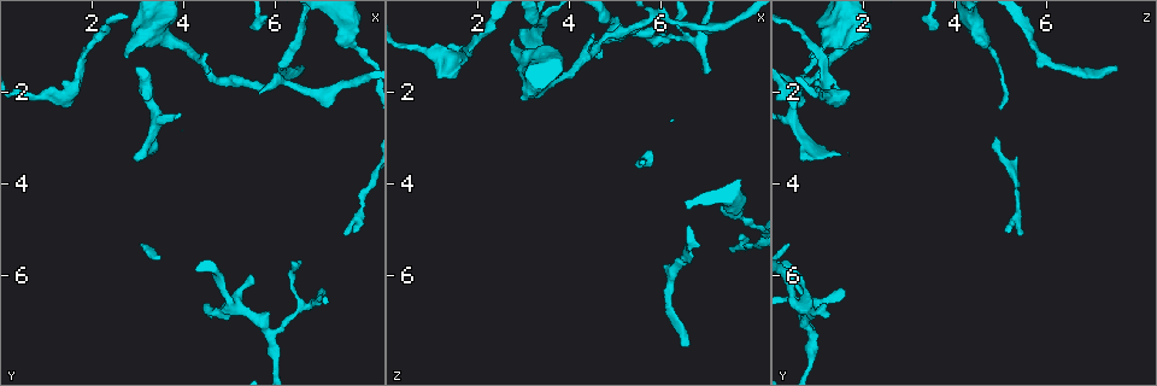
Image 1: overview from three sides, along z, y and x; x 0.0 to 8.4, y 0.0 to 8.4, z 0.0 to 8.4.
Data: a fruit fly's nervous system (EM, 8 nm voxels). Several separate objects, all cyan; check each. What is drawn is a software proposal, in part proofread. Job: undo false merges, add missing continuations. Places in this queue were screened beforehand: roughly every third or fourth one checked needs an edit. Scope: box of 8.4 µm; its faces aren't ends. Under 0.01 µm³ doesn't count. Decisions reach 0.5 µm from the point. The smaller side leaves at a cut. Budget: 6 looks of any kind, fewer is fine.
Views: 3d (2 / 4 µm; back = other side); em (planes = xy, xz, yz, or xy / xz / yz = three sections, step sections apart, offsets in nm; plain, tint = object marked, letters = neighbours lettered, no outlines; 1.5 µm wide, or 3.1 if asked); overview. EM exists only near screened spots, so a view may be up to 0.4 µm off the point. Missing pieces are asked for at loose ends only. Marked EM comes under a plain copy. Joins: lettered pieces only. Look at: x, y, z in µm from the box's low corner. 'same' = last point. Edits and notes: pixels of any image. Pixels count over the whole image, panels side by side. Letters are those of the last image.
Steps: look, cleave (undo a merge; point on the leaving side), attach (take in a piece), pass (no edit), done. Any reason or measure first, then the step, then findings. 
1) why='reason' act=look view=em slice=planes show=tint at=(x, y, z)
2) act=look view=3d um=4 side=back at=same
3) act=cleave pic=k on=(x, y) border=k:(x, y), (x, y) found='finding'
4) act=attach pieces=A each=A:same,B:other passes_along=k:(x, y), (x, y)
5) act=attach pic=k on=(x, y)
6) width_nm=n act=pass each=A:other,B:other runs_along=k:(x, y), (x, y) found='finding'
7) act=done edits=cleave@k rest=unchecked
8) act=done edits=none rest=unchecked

why='an open end' act=look view=em slice=planes show=tint at=(4.55, 1.40, 0.75)

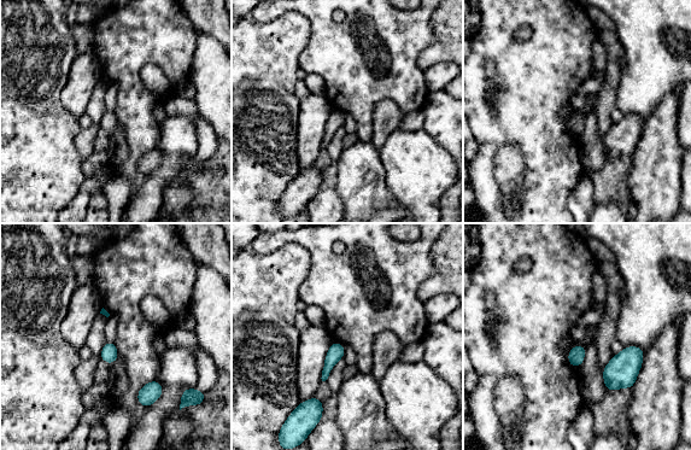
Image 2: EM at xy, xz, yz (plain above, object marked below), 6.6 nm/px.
why='see the neighbours' act=look view=em slice=planes show=letters at=same

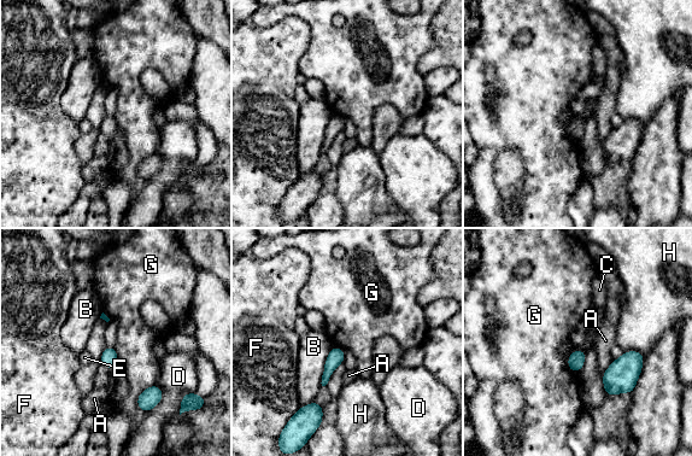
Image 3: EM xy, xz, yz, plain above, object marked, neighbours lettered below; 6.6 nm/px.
act=pass each=A:other,B:other,C:other,D:other,E:other,F:other,G:other,H:other border=3:(156, 384), (140, 393), (138, 408) found='none of them fits'

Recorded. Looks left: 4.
why='tapers out' act=look view=em slice=yz step=8 show=tint at=(7.05, 6.30, 1.55)

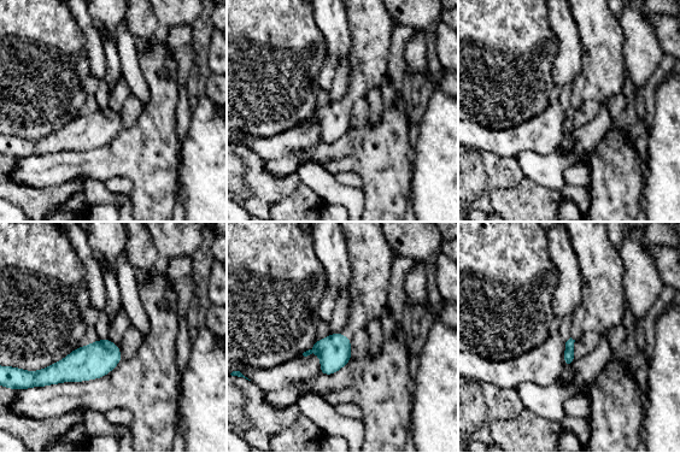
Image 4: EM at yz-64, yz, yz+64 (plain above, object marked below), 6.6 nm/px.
why='cut it another way' act=look view=em slice=planes show=letters at=same

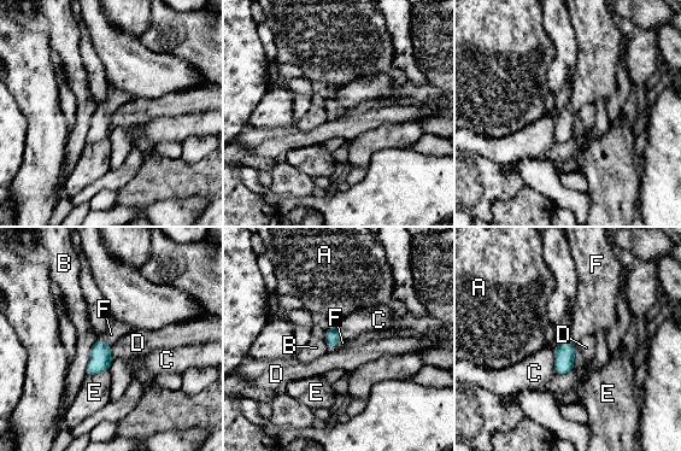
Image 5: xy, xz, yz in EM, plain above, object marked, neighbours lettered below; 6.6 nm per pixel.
act=attach pieces=F each=A:other,B:other,C:other,D:other,E:other,F:same passes_along=5:(100, 361), (105, 343), (116, 329) found='the cell continues'

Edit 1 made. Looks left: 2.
act=done edits=attach@5 rest=unchecked

